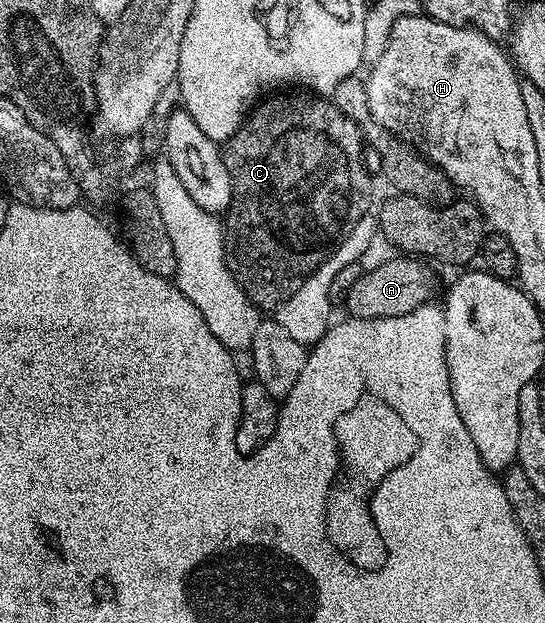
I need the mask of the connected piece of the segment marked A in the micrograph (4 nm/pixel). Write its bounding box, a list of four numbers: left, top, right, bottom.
[346,257,436,319]

